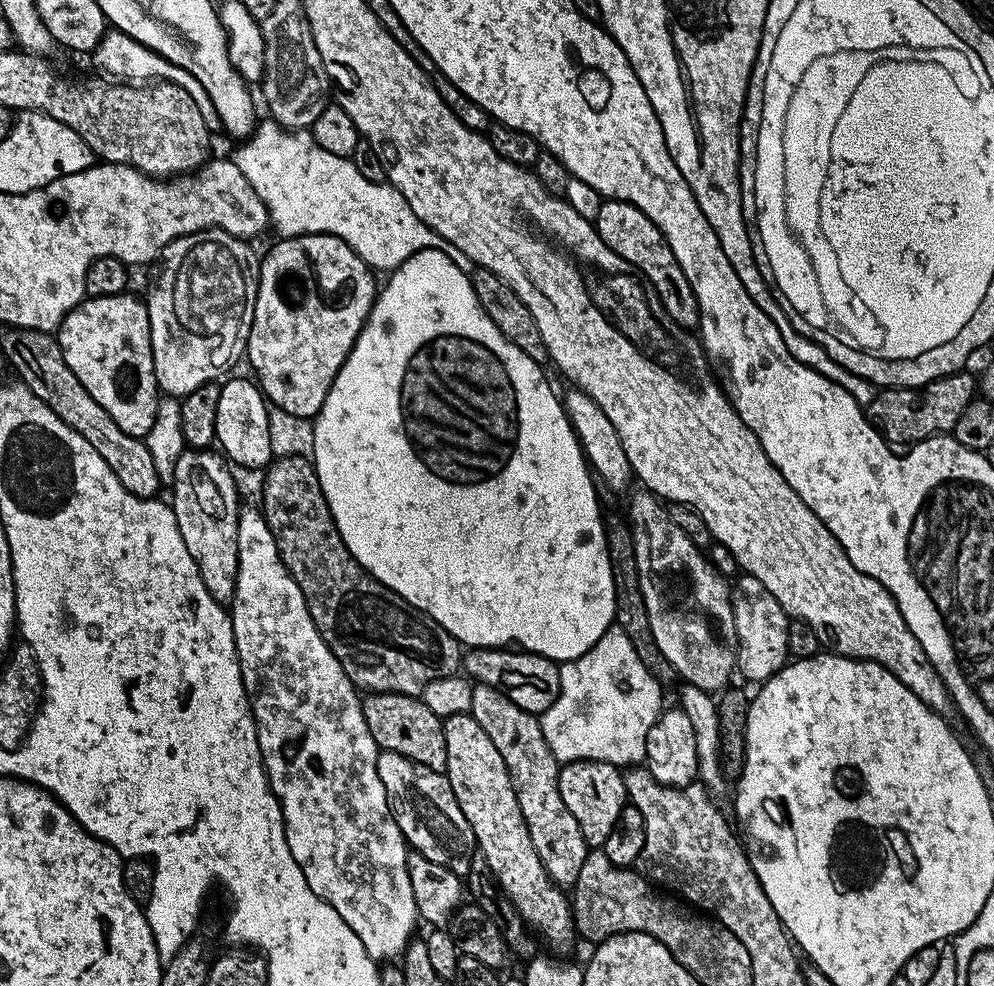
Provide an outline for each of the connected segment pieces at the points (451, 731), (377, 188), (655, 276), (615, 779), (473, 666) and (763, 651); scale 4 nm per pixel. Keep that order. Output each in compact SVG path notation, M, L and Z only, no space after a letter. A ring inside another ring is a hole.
M463 712L445 716L443 722L448 767L446 775L462 814L466 814L466 822L470 822L474 830L479 855L490 862L490 870L500 883L501 890L512 901L529 929L552 948L570 947L578 933L572 923L569 897L563 887L548 879L546 866L542 866L542 858L538 858L534 842L530 842L530 830L526 826L526 818L522 818L522 806L518 806L502 754L498 754L486 730L478 726L471 714Z
M264 118L257 123L252 135L241 144L244 145L236 153L231 153L230 158L238 170L246 174L246 182L254 186L254 194L262 198L271 227L277 228L281 237L336 236L346 242L346 246L350 246L350 250L354 250L354 254L358 254L358 258L362 258L362 262L366 262L373 270L395 270L402 262L406 262L406 258L427 248L442 250L446 258L457 262L465 259L458 246L446 242L446 238L430 230L430 226L426 226L426 222L422 222L422 218L410 210L406 198L402 198L397 188L387 182L379 184L370 182L370 178L362 178L362 174L358 174L358 166L354 166L349 157L322 150L309 129L282 128L275 120Z
M605 199L604 201L603 201L603 203L601 203L601 206L600 206L600 209L598 210L598 216L597 216L597 218L596 218L596 220L594 221L594 227L595 227L595 229L596 229L596 232L600 235L600 237L602 238L602 242L606 242L606 246L610 246L610 250L614 250L614 254L618 254L619 256L621 256L621 258L623 258L624 259L624 262L625 262L625 265L628 265L628 266L631 266L632 267L632 264L633 264L633 266L634 267L636 267L637 268L637 270L635 269L635 271L637 272L637 273L639 273L639 275L641 276L641 277L643 277L643 279L645 280L645 281L647 281L647 283L650 285L650 288L651 288L651 284L650 283L652 283L652 288L651 288L651 291L654 293L654 296L655 296L655 292L654 291L656 291L656 296L655 296L655 299L658 301L658 304L659 304L659 300L658 299L660 299L660 304L661 304L661 306L662 307L664 307L664 312L663 312L663 315L665 316L665 317L667 317L666 315L668 315L669 316L669 318L670 319L672 319L673 320L673 322L674 323L676 323L677 324L677 326L678 327L680 327L680 328L692 328L692 329L695 329L696 327L697 327L697 325L699 325L699 323L700 323L700 311L698 310L698 298L694 298L694 290L692 289L692 287L690 286L690 282L686 282L686 274L682 274L682 266L678 266L678 258L674 258L674 250L670 250L670 246L668 245L668 243L666 242L666 238L664 237L664 235L662 235L661 233L660 233L660 231L658 230L658 226L654 226L654 222L650 222L650 218L646 218L646 214L642 214L642 210L638 210L638 206L634 206L633 204L631 204L630 202L622 202L621 200L609 200L609 199Z
M579 760L563 765L560 769L560 793L562 802L566 802L566 810L578 818L578 830L582 830L582 838L592 850L599 849L606 838L610 838L610 830L614 830L614 822L618 822L618 814L622 814L628 800L624 772L617 765L601 760Z
M473 648L462 656L462 668L476 684L485 684L510 698L514 706L533 714L543 714L560 693L560 664L536 652L502 648Z
M744 574L734 584L732 593L732 617L734 618L734 647L736 649L735 671L748 680L763 682L769 680L777 670L789 663L786 636L788 634L788 613L782 610L778 598L758 582L758 578Z

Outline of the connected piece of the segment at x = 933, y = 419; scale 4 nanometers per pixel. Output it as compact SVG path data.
M961 370L938 378L922 388L886 388L877 391L866 406L866 415L889 445L911 446L929 440L932 436L951 433L962 410L974 398L978 380L968 370Z

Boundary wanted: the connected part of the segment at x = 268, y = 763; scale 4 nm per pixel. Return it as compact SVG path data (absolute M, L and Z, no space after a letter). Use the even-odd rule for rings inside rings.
M241 507L238 518L238 574L236 575L236 589L230 601L230 615L232 617L232 629L234 630L234 642L238 662L244 679L244 689L250 698L252 717L256 719L256 733L258 734L258 746L264 759L264 769L268 775L268 785L272 793L280 802L280 809L284 815L284 829L286 830L286 842L290 846L290 854L294 854L294 862L302 866L302 874L306 874L306 882L318 898L322 898L338 914L342 914L342 922L362 938L362 946L366 946L366 954L377 962L392 962L403 957L410 941L413 939L418 917L416 903L414 902L414 889L410 886L410 874L408 873L409 847L400 833L400 827L396 824L388 799L386 798L386 786L382 786L382 778L378 778L378 758L380 752L376 747L374 738L366 726L364 717L364 705L361 693L358 691L352 679L342 670L338 658L326 646L322 634L318 634L318 626L314 626L314 618L310 618L310 610L306 606L306 598L302 598L302 590L298 582L286 570L286 566L280 557L278 546L274 542L274 534L266 522L263 511L259 507Z

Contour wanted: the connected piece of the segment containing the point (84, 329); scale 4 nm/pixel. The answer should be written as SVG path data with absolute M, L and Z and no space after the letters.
M129 294L93 296L80 301L64 316L58 329L60 349L66 366L78 374L90 398L126 430L126 434L147 436L154 426L158 389L150 342L148 305Z

